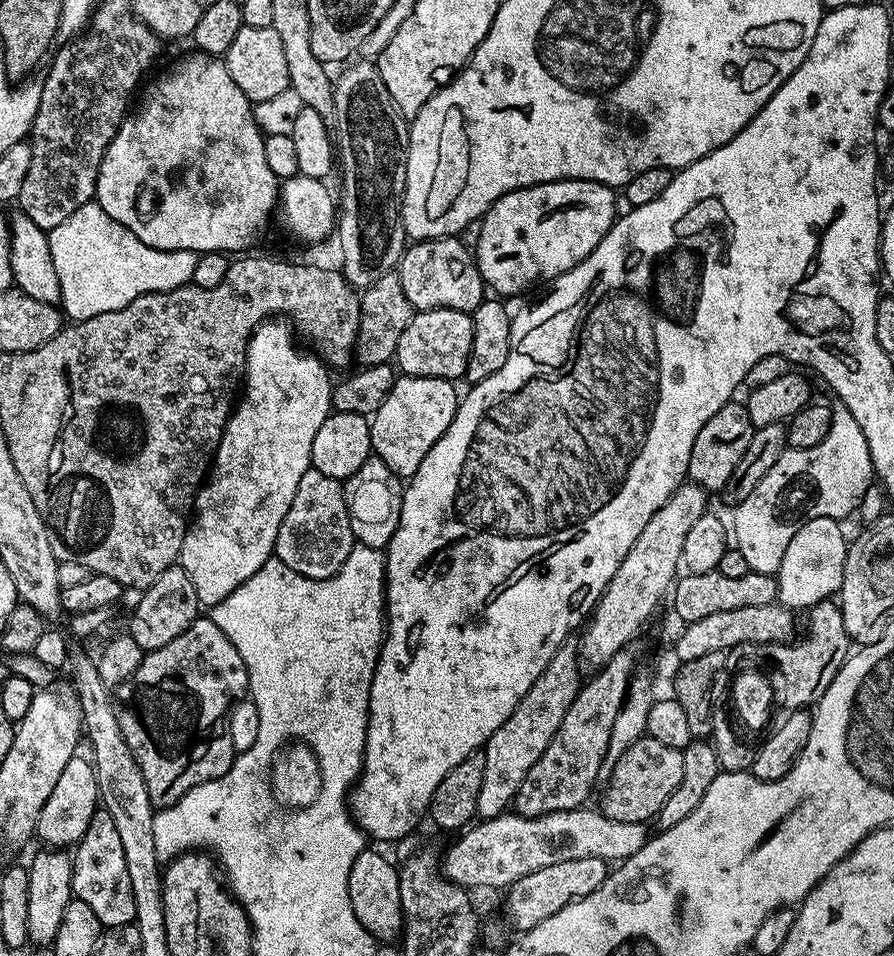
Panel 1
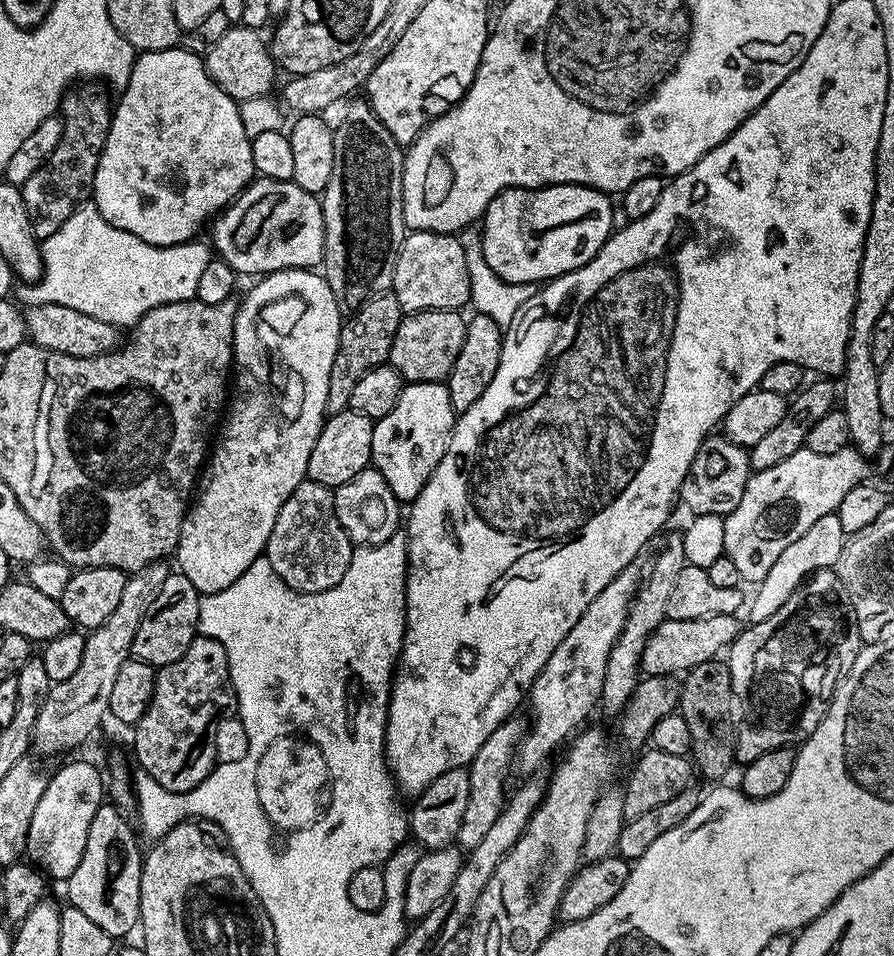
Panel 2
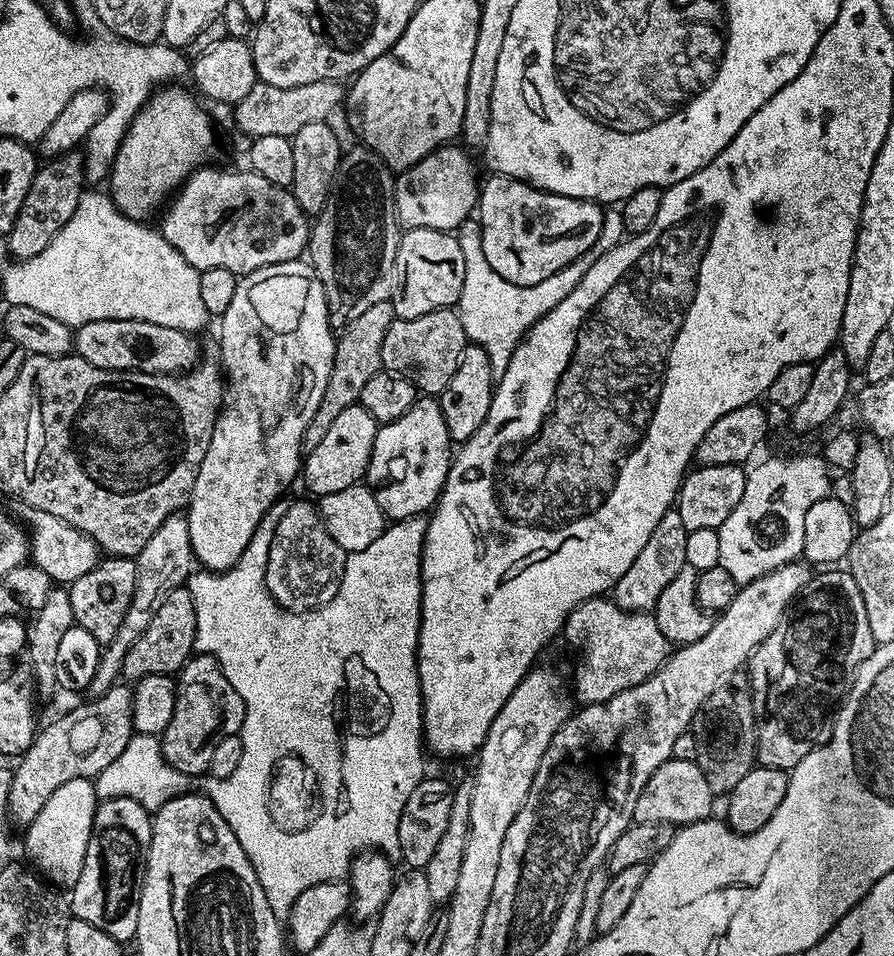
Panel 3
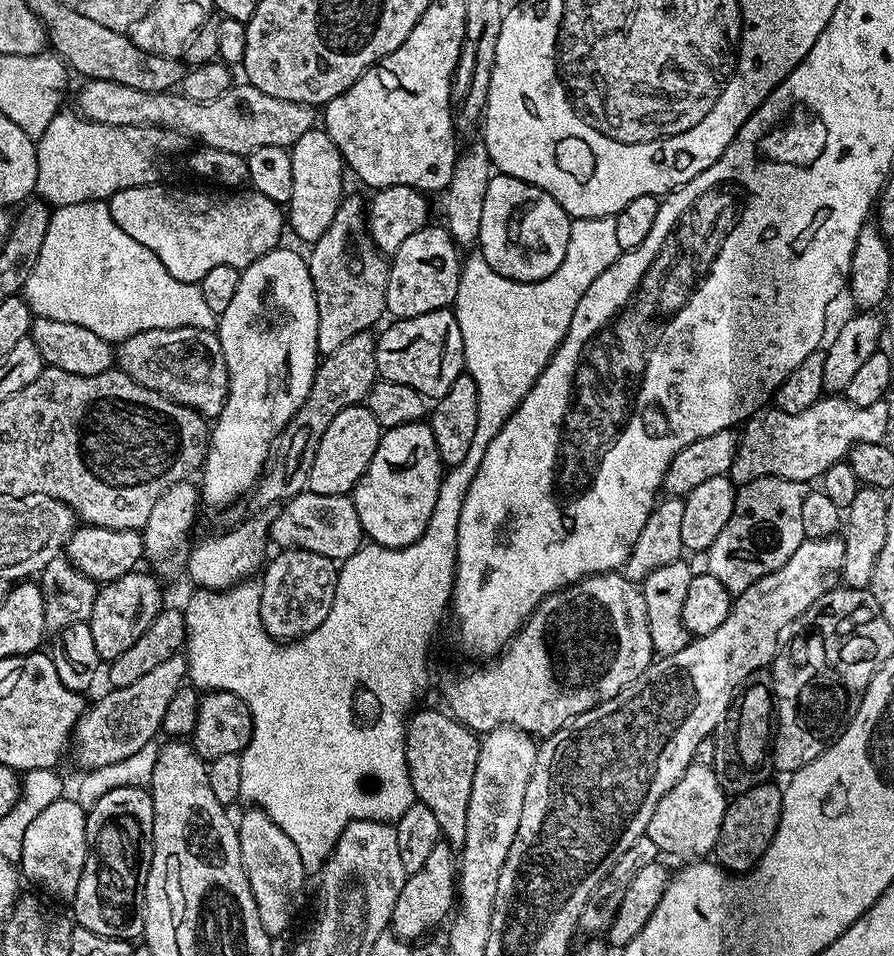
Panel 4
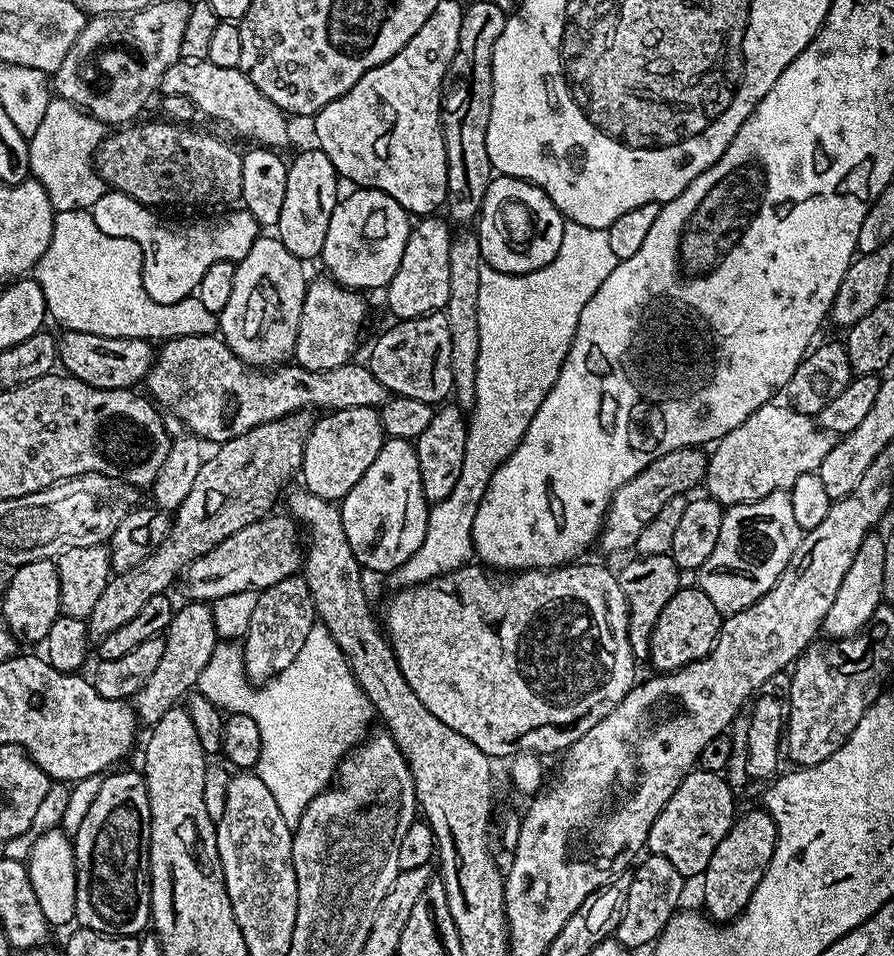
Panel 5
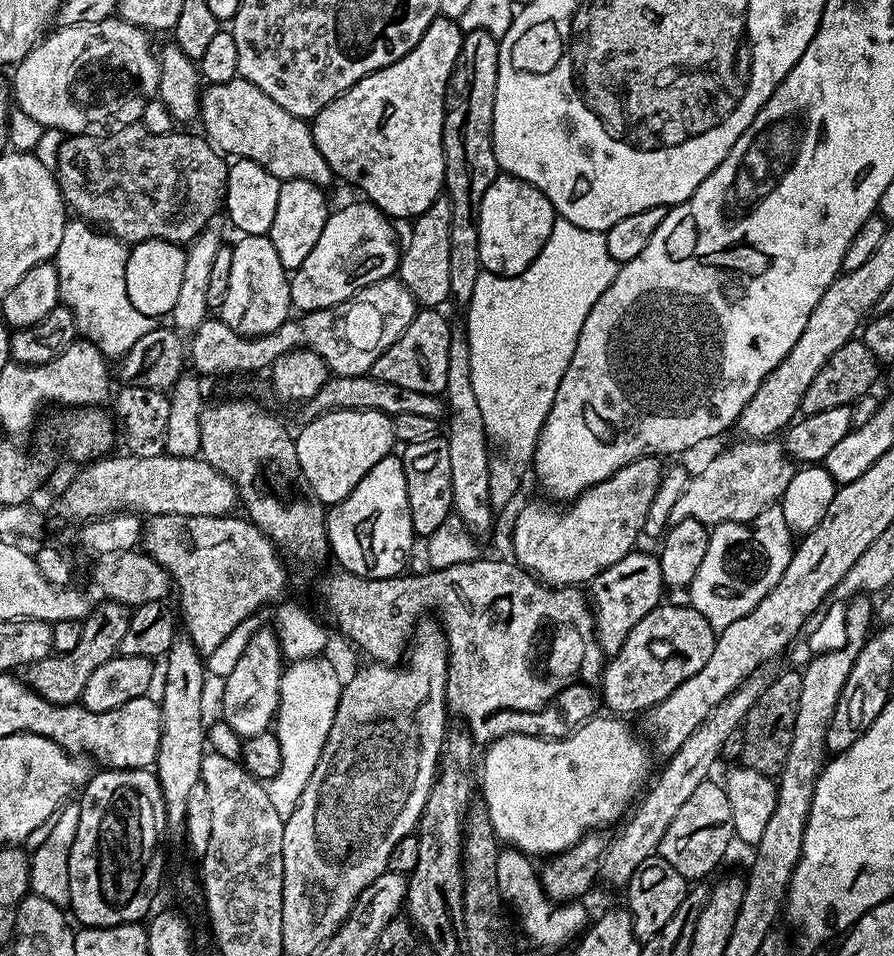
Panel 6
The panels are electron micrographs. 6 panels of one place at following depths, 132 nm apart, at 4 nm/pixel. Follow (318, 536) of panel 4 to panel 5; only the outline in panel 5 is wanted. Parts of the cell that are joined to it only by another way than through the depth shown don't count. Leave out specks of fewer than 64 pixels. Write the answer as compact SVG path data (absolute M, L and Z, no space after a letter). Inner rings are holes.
M269 514L263 520L250 522L250 526L242 526L238 534L230 534L214 550L186 565L178 584L185 601L213 602L239 591L263 590L274 586L274 582L282 582L282 578L297 575L302 568L302 536L297 521L288 514L276 515Z

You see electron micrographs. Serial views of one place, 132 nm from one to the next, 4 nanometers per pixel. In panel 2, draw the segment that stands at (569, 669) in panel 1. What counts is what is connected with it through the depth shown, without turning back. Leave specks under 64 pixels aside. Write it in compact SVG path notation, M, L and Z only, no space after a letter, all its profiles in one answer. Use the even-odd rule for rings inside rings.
M520 718L508 720L498 726L498 730L494 730L494 734L486 738L486 742L482 742L478 754L474 754L472 763L467 765L470 774L470 802L466 802L466 814L462 814L462 826L458 826L455 839L461 849L478 846L478 842L482 842L483 836L494 826L494 822L498 822L498 814L504 809L506 801L504 787L508 784L508 771L514 768L516 753L525 731L525 721L520 721Z

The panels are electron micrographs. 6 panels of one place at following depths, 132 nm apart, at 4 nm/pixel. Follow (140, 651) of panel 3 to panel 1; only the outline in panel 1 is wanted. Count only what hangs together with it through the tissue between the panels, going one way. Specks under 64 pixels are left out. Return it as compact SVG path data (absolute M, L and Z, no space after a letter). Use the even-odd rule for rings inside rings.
M179 566L162 570L158 578L150 587L139 593L140 601L128 620L127 635L138 642L138 646L145 652L153 652L169 642L174 642L182 630L186 630L201 615L202 605L198 598L198 590L194 590L194 582L190 582L190 574Z

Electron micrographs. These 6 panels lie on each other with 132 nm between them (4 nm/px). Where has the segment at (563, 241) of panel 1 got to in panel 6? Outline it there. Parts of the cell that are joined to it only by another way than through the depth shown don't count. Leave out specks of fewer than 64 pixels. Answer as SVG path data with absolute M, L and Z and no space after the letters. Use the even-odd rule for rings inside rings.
M497 175L496 180L486 190L486 198L482 198L480 207L480 225L478 226L478 254L483 271L493 272L495 276L517 276L522 274L538 258L538 254L546 246L557 220L554 206L533 184L527 184L516 176Z

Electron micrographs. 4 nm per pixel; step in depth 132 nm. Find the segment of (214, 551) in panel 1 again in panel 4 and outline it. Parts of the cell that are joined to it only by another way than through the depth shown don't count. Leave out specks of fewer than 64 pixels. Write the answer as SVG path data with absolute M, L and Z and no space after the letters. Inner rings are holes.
M277 246L273 248L271 252L267 252L265 256L258 258L241 271L238 291L235 292L230 306L226 306L226 310L218 317L218 335L222 346L222 354L226 358L226 370L228 371L228 400L224 403L218 415L214 417L214 423L211 425L208 437L208 453L204 456L202 475L199 477L201 480L198 480L198 491L205 505L213 504L216 508L224 508L231 500L236 500L239 496L247 497L251 493L256 486L256 481L260 479L260 475L264 472L264 466L268 462L268 454L271 452L277 436L288 425L290 418L294 418L294 414L298 414L298 410L302 410L302 406L310 394L310 386L314 386L316 365L322 356L322 353L318 350L318 306L316 305L316 295L314 294L307 259L303 255L299 256L298 253L291 252L290 249L284 247Z

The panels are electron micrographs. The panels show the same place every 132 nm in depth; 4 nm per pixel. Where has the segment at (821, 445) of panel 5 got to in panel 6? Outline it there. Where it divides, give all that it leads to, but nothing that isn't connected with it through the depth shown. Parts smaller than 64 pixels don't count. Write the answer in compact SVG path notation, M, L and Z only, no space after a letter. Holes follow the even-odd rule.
M779 439L739 441L733 448L720 452L700 473L689 479L682 498L672 511L672 524L686 518L715 526L726 522L750 522L762 514L762 510L773 507L783 496L794 471L793 461Z

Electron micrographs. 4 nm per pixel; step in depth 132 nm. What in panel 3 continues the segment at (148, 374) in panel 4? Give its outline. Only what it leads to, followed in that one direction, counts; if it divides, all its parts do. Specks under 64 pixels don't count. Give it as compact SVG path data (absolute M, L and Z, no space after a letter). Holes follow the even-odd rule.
M99 320L86 322L74 332L74 352L90 366L111 372L145 372L155 376L175 376L192 371L201 363L196 338L181 328L158 326L141 320Z

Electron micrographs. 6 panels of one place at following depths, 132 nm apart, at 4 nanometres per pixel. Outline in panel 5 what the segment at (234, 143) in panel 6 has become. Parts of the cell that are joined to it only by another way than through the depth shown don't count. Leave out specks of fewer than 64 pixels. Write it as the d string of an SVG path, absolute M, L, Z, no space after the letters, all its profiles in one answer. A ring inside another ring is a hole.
M176 60L162 74L162 82L159 91L163 95L183 94L194 102L197 113L201 117L209 116L228 128L233 128L240 136L252 140L253 145L283 149L283 144L288 140L289 117L250 78L239 68L227 68L226 66L214 66L209 60Z

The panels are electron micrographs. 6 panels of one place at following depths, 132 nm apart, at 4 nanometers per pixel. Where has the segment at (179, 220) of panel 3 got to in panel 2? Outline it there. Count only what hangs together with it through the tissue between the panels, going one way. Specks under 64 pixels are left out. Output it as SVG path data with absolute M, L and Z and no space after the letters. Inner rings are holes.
M265 176L253 179L252 183L211 221L211 247L215 255L225 260L237 274L244 272L251 278L269 272L281 272L287 268L316 270L324 262L324 209L317 193L302 190L292 180L271 180Z

